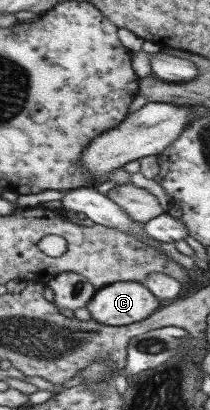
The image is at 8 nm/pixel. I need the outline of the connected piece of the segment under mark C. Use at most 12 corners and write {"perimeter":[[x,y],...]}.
{"perimeter":[[141,282],[96,290],[86,308],[101,324],[127,326],[157,311]]}

